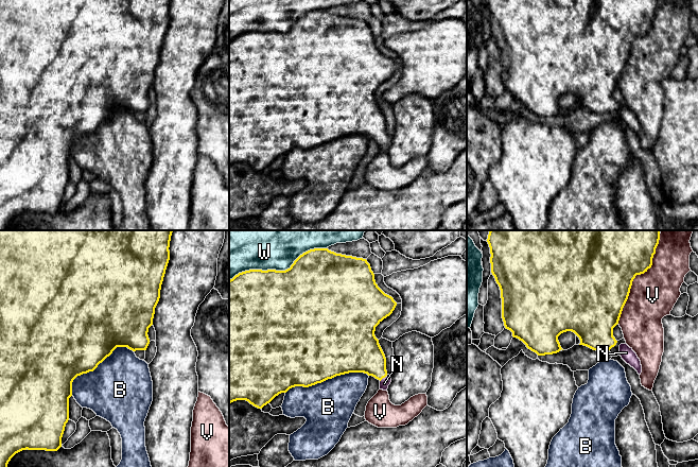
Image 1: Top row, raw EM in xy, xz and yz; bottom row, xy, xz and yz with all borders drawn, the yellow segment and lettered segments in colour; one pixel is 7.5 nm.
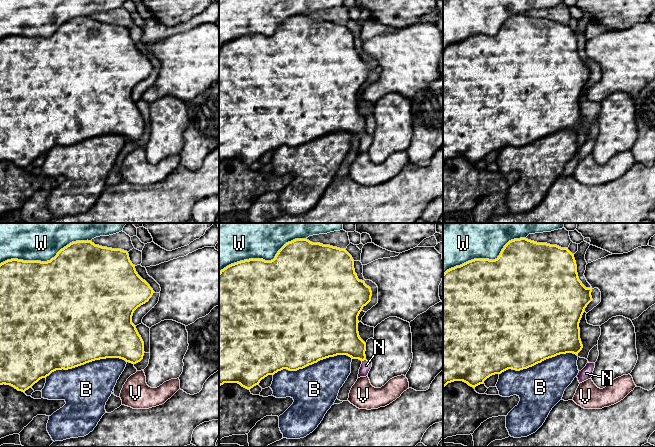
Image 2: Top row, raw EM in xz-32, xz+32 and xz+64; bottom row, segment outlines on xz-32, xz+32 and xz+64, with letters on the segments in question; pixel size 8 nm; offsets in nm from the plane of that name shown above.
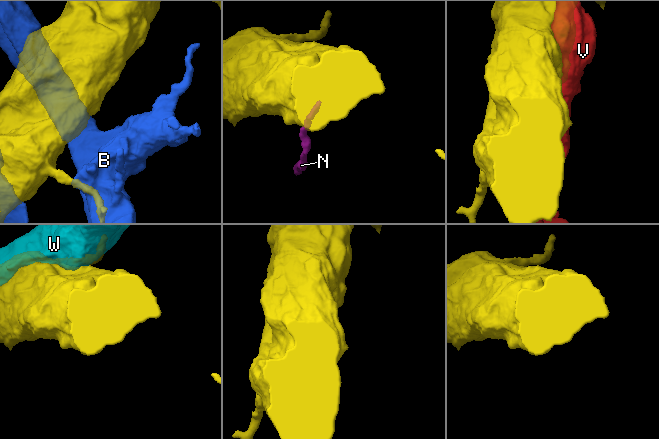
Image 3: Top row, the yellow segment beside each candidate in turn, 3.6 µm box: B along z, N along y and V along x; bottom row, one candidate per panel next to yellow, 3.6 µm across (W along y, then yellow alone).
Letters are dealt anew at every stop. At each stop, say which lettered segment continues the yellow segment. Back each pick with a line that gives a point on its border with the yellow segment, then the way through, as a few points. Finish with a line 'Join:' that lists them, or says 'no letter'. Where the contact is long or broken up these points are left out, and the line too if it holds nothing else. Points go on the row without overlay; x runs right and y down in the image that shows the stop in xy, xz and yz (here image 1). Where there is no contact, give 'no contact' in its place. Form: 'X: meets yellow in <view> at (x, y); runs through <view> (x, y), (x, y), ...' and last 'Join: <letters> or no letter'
N: meets yellow in xz at (383, 139); runs through xz (361, 115), (383, 139), (384, 145)
Join: N

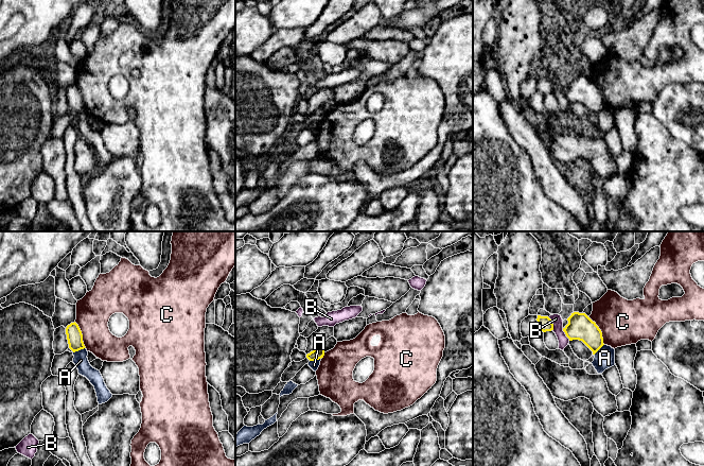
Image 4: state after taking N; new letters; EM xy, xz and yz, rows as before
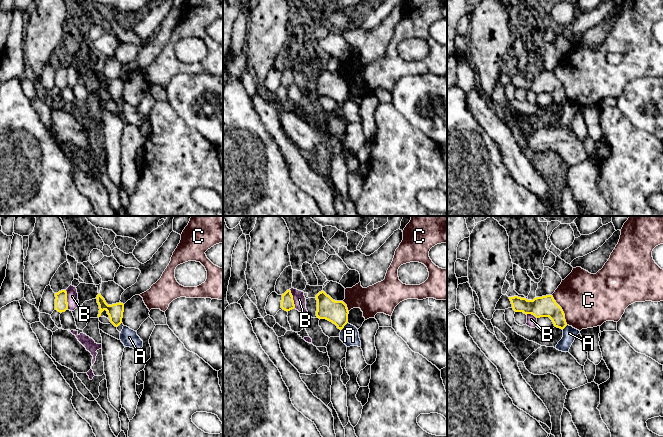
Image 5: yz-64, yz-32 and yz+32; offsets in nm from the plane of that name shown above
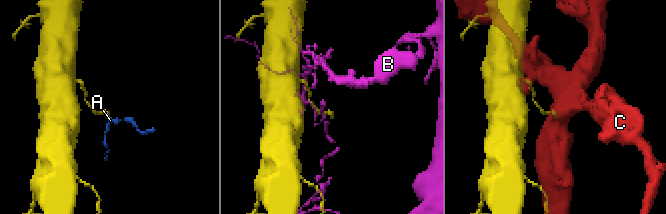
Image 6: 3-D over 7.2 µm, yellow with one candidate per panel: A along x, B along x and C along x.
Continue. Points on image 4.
Join: no letter

